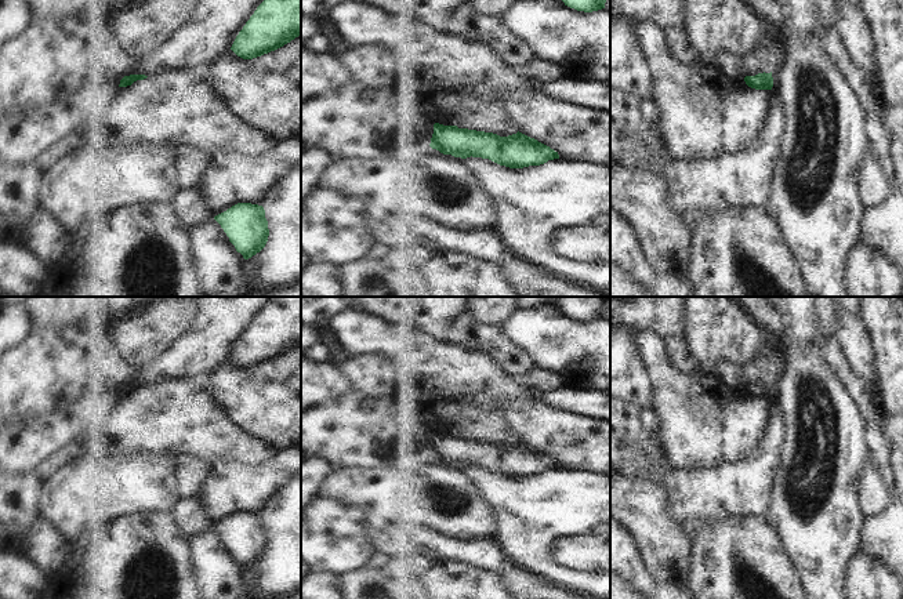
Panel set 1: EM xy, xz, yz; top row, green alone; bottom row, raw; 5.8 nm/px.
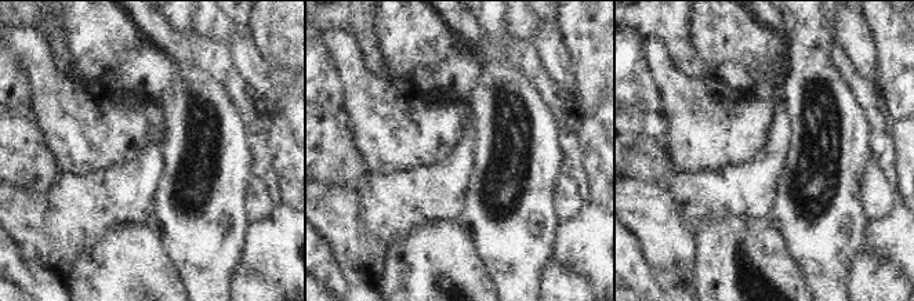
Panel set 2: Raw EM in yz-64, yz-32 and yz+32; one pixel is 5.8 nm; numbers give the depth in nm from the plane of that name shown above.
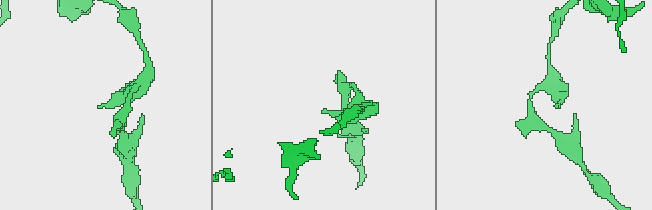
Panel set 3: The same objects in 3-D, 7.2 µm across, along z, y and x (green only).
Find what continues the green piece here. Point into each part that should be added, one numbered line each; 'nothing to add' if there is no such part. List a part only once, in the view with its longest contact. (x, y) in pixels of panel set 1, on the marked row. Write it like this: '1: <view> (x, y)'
nothing to add

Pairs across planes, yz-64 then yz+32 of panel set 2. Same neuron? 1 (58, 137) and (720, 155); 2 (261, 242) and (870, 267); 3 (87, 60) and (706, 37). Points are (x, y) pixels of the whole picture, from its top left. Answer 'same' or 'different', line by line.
1: same
2: different
3: same

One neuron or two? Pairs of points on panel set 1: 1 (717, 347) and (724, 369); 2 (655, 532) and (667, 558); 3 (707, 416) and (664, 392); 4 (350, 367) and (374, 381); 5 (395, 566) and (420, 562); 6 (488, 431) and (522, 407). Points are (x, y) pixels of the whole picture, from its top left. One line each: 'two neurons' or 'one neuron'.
1: two neurons
2: one neuron
3: one neuron
4: one neuron
5: one neuron
6: two neurons

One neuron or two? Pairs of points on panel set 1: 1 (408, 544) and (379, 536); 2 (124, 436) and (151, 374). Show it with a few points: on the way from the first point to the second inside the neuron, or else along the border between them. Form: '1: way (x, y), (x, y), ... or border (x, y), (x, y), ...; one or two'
1: way (401, 544), (388, 544), (385, 541); one
2: border (180, 380), (148, 385); two

